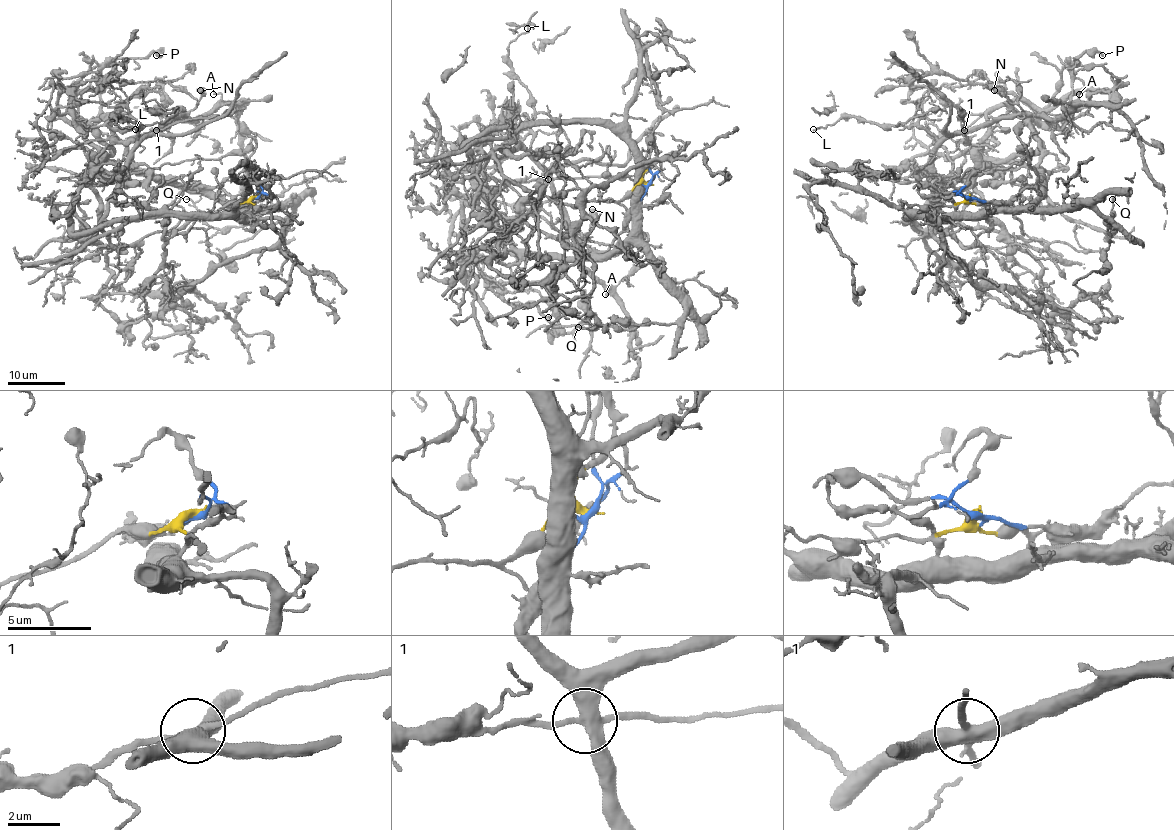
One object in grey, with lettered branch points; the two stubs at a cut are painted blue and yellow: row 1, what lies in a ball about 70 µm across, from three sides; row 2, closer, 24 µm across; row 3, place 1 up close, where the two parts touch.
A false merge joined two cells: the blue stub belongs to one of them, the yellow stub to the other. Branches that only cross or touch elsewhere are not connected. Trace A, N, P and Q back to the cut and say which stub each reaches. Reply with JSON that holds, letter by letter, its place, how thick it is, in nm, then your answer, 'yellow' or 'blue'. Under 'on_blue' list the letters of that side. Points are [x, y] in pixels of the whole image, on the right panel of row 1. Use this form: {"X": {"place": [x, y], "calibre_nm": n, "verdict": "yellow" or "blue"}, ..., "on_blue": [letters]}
{"A": {"place": [1079, 94], "calibre_nm": 140, "verdict": "yellow"}, "N": {"place": [994, 90], "calibre_nm": 550, "verdict": "yellow"}, "P": {"place": [1102, 55], "calibre_nm": 140, "verdict": "blue"}, "Q": {"place": [1112, 199], "calibre_nm": 100, "verdict": "blue"}, "on_blue": ["P", "Q"]}

